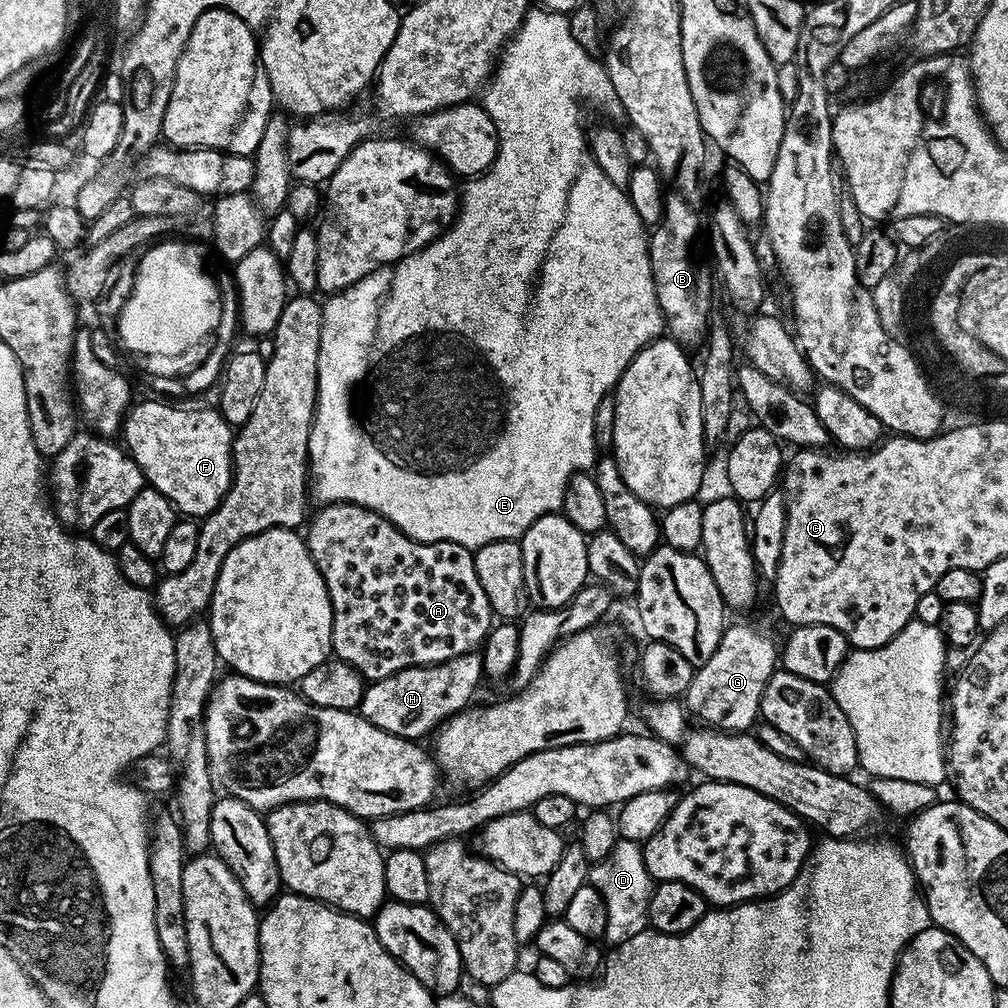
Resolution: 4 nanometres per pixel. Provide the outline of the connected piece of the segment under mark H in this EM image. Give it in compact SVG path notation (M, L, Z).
M479 651L467 652L458 658L450 658L441 664L431 664L430 666L418 666L417 668L407 668L390 678L373 680L364 689L364 697L359 706L359 713L378 726L378 730L386 730L395 736L401 736L407 740L419 741L420 736L424 736L428 731L437 729L450 716L464 711L473 703L472 695L476 692L480 680L484 676L484 658Z

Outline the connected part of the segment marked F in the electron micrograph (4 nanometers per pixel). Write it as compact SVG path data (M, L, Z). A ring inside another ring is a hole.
M144 400L129 407L122 425L123 443L132 460L144 471L144 479L175 506L177 513L188 518L209 516L232 484L233 425L227 424L219 411L208 408L175 408L160 400Z

